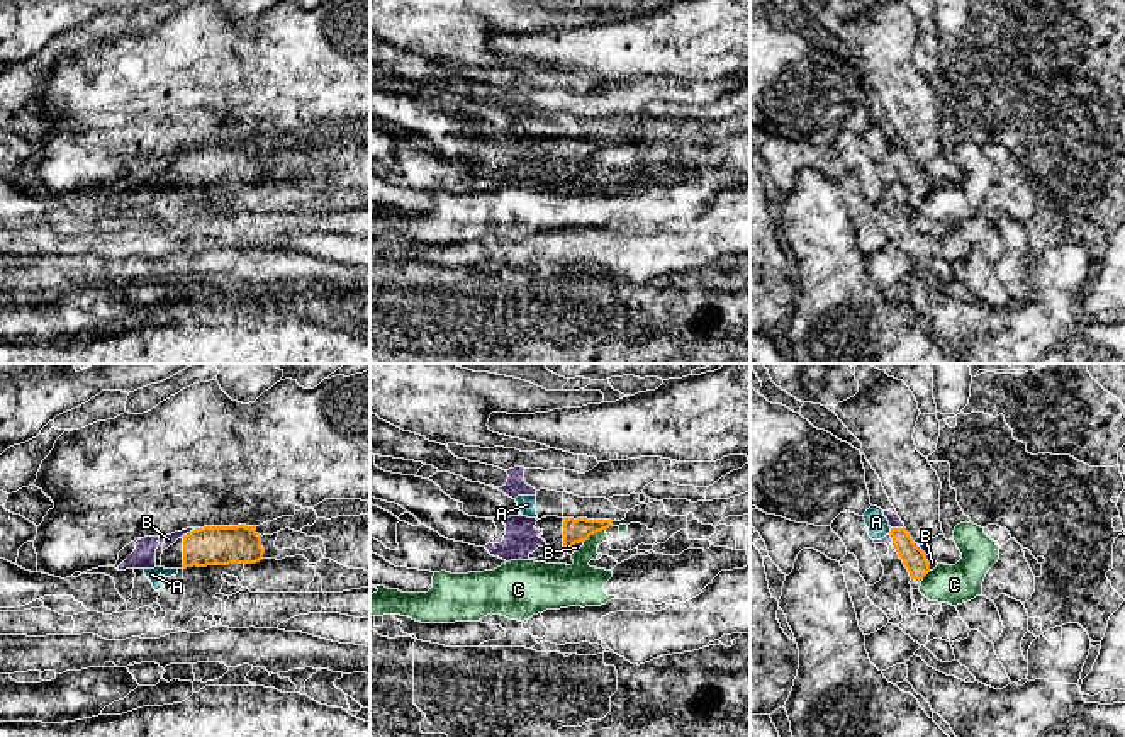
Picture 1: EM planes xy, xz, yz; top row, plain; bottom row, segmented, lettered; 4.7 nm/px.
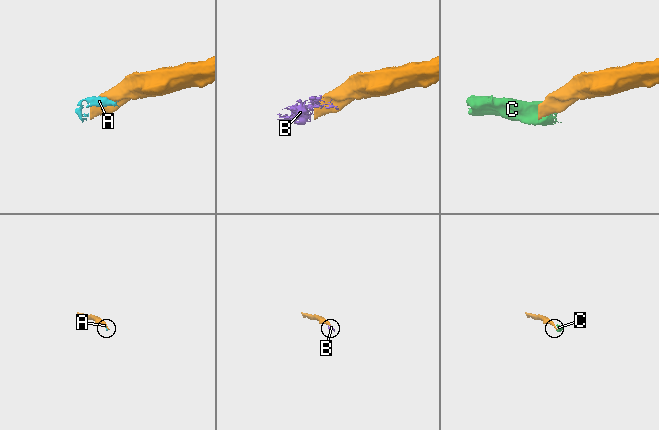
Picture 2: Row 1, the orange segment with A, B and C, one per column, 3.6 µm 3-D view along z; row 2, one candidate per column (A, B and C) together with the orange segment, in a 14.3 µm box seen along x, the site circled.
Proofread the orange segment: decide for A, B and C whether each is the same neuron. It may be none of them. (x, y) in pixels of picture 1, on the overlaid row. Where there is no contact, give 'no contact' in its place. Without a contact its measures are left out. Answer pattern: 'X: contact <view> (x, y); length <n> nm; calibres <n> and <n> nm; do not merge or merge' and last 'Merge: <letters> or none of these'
A: contact yz (889, 532); length 40 nm; calibres 110 and 100 nm; do not merge
B: contact xy (190, 532); length 90 nm; calibres 190 and 50 nm; merge
C: contact xz (594, 532); length 120 nm; calibres 110 and 190 nm; do not merge
Merge: B

